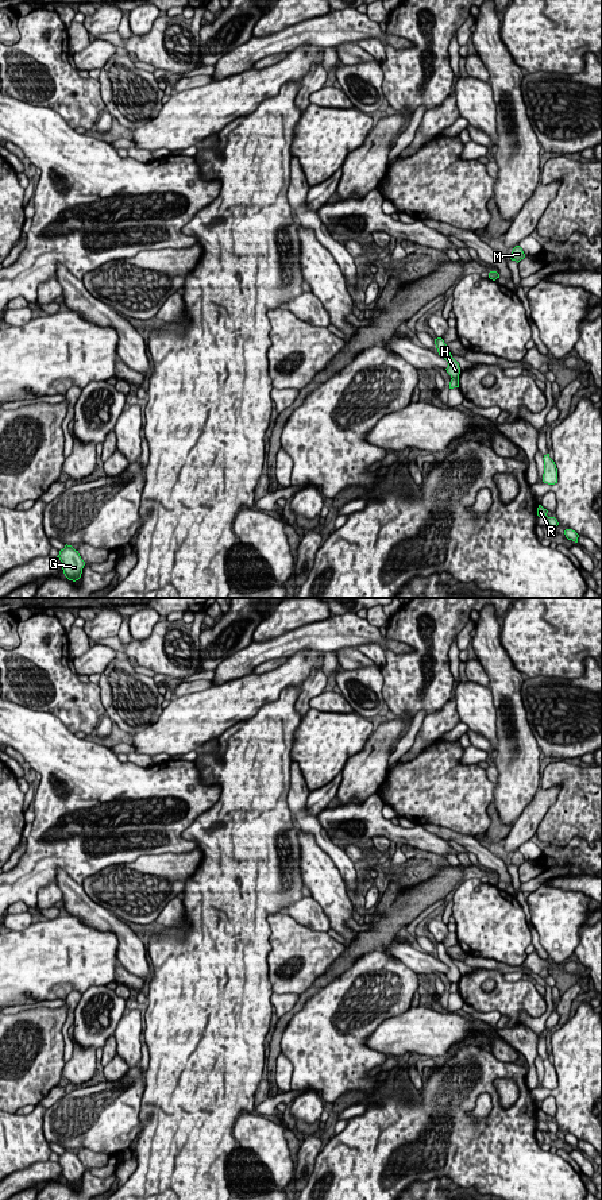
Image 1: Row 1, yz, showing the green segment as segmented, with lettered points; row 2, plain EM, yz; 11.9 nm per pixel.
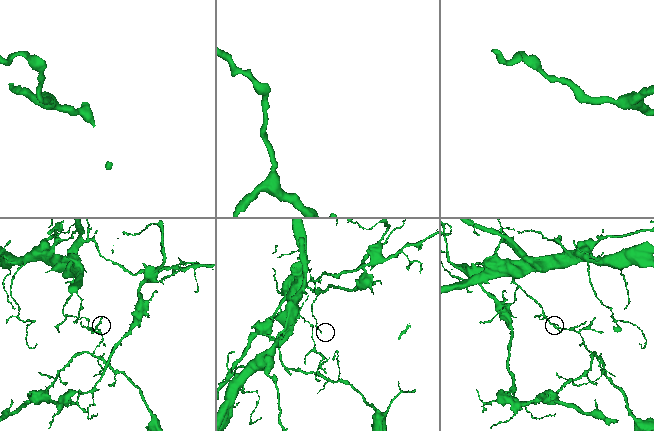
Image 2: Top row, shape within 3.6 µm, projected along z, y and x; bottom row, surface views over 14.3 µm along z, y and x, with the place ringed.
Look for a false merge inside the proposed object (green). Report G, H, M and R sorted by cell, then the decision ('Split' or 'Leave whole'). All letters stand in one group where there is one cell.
Groups: G R / H M. Split

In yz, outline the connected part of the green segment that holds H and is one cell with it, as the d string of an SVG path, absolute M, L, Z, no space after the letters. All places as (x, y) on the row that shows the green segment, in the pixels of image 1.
M441 337L435 339L435 344L440 356L443 356L448 362L448 367L445 369L451 378L459 378L460 367L459 363L452 358L451 352L447 351L445 343Z

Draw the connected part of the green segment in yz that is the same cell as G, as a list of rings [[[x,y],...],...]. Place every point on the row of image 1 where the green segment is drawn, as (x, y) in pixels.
[[[66,544],[57,557],[62,562],[63,574],[69,580],[76,582],[81,578],[85,562],[81,559],[78,551]]]

